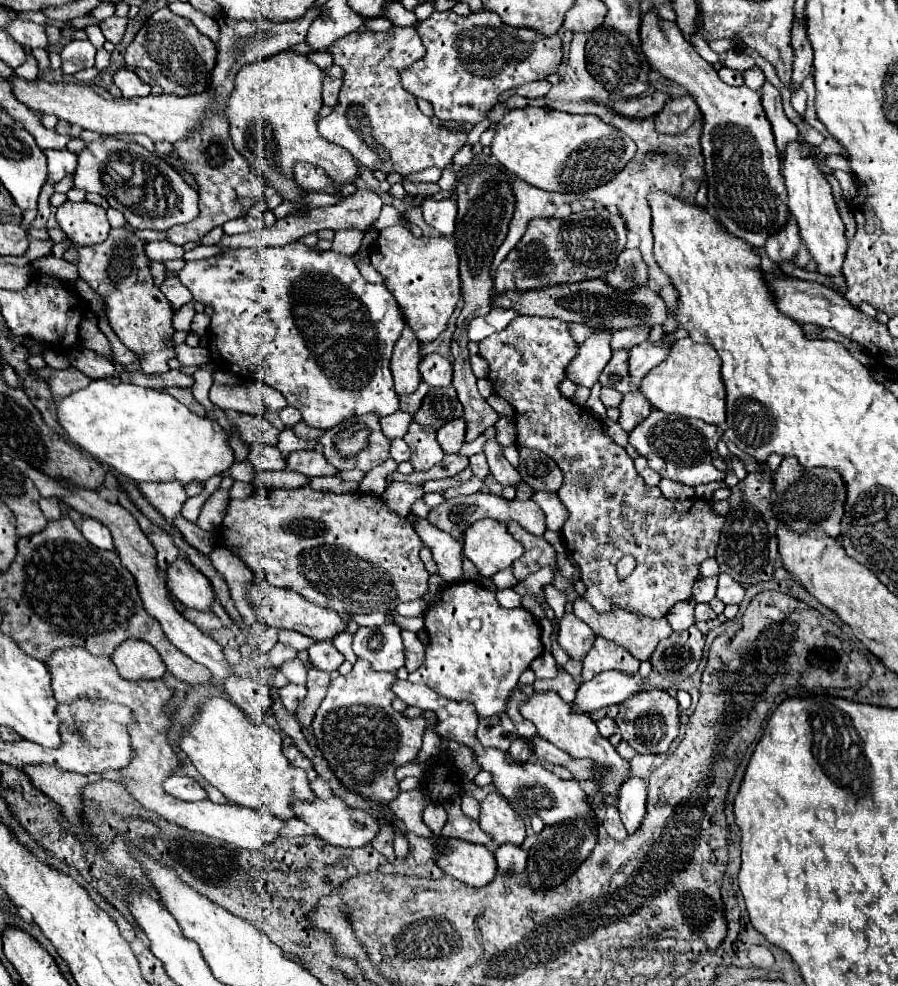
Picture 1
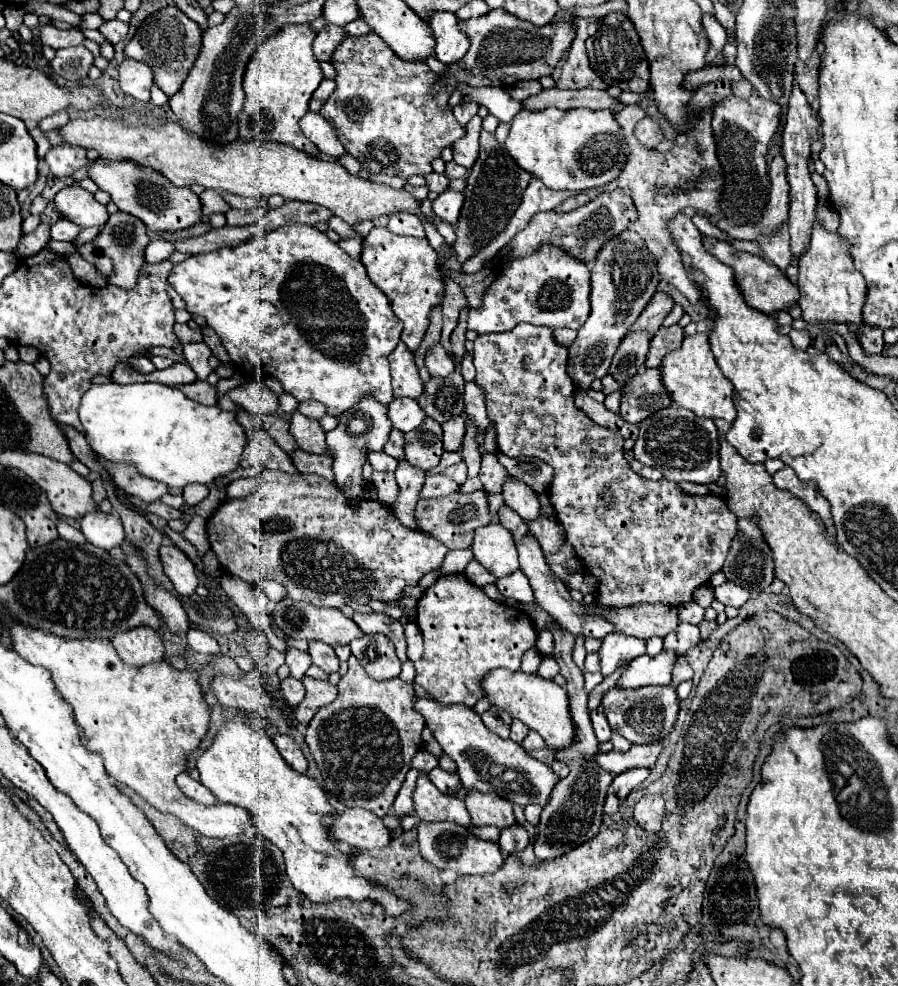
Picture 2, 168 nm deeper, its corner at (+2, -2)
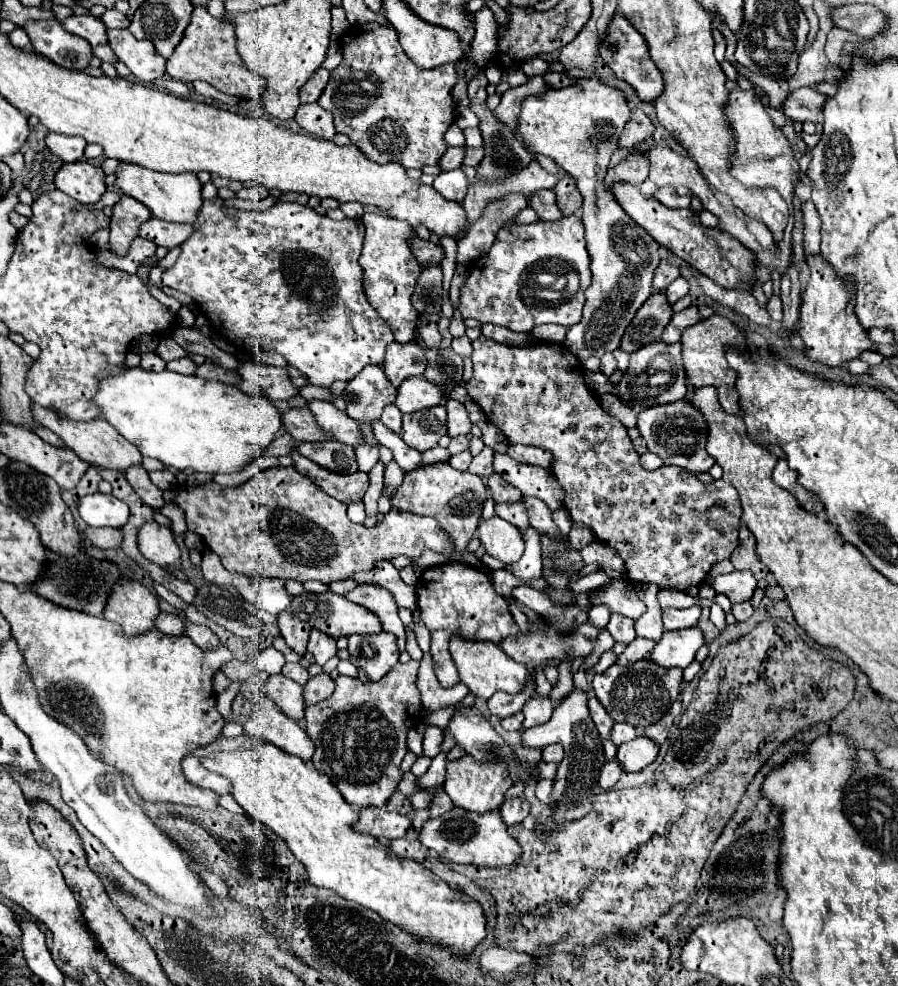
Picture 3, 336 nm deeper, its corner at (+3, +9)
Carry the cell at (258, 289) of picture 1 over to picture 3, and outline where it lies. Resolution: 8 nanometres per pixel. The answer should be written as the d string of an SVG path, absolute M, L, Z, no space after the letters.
M223 199L215 201L203 201L203 207L199 211L199 217L195 221L195 233L181 245L181 255L177 263L163 273L163 283L169 289L175 289L183 295L187 295L213 323L213 329L223 335L236 347L243 350L245 342L261 343L263 349L275 351L287 359L289 365L299 369L309 385L319 385L319 387L331 387L335 381L351 381L363 367L367 365L383 365L385 361L385 347L393 341L393 333L377 313L377 309L367 301L367 295L363 293L363 271L359 267L359 255L363 249L363 223L353 221L353 219L343 219L343 221L333 221L325 215L315 213L309 205L297 205L297 203L275 203L267 211L239 211L239 209L229 209L223 205Z

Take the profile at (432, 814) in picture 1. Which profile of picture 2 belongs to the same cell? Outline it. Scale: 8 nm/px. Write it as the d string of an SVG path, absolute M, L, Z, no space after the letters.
M420 822L418 824L420 854L436 868L452 868L460 874L492 874L504 866L500 846L490 840L482 840L468 832L468 826L452 822Z

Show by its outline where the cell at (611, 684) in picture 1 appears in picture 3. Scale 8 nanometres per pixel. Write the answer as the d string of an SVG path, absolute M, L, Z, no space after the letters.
M699 627L681 629L681 631L665 631L663 637L655 643L647 659L665 669L671 669L671 667L685 669L693 661L695 651L703 643L705 639Z

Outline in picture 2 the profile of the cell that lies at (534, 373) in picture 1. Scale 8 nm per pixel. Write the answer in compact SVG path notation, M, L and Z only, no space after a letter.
M518 324L516 328L508 330L508 332L500 332L500 334L480 334L474 340L474 366L476 366L476 386L480 386L480 390L484 392L484 400L486 400L486 410L488 410L488 418L490 422L496 426L496 442L498 442L498 450L502 454L506 454L508 458L516 458L516 456L536 456L544 462L548 462L554 468L554 482L550 486L550 500L556 508L556 518L558 522L564 526L566 530L566 540L574 546L576 556L582 562L582 568L590 574L594 574L600 582L598 592L594 594L594 600L598 606L608 606L608 608L622 608L622 606L634 606L634 604L642 604L642 602L664 602L670 606L682 606L692 602L692 592L702 586L708 584L710 576L718 570L722 570L722 564L728 556L728 548L732 538L738 532L736 526L736 514L730 512L730 508L726 506L726 500L722 496L716 494L706 494L706 496L694 496L694 494L686 494L676 482L664 480L660 478L658 482L650 482L642 476L638 476L628 460L624 458L624 438L618 432L612 432L608 428L598 426L596 422L592 422L580 408L576 408L574 404L574 392L576 386L570 380L570 376L566 374L566 360L568 360L568 350L560 344L556 344L552 340L552 330L550 328L536 328L532 324Z

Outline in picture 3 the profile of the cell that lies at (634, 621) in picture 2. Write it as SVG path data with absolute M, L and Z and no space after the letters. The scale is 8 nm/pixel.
M661 589L657 593L657 601L659 601L661 609L667 609L667 607L685 609L685 607L693 607L695 605L695 597L691 597L685 591L679 591L679 589Z

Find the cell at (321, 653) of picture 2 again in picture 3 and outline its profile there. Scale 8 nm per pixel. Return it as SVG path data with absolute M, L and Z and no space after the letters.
M311 629L311 637L309 637L309 653L313 653L315 663L317 665L325 665L329 659L333 659L337 655L337 645L335 639L319 629Z

